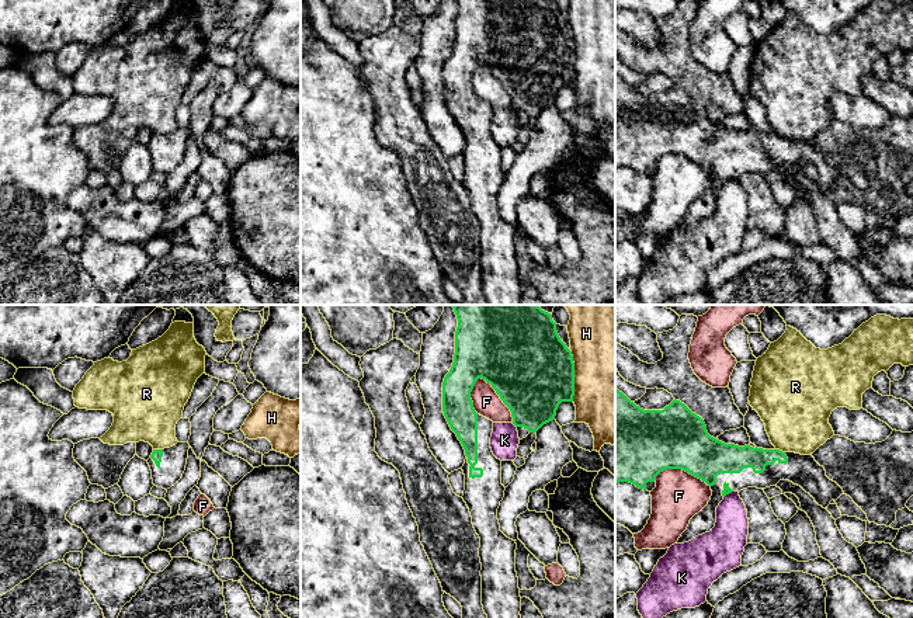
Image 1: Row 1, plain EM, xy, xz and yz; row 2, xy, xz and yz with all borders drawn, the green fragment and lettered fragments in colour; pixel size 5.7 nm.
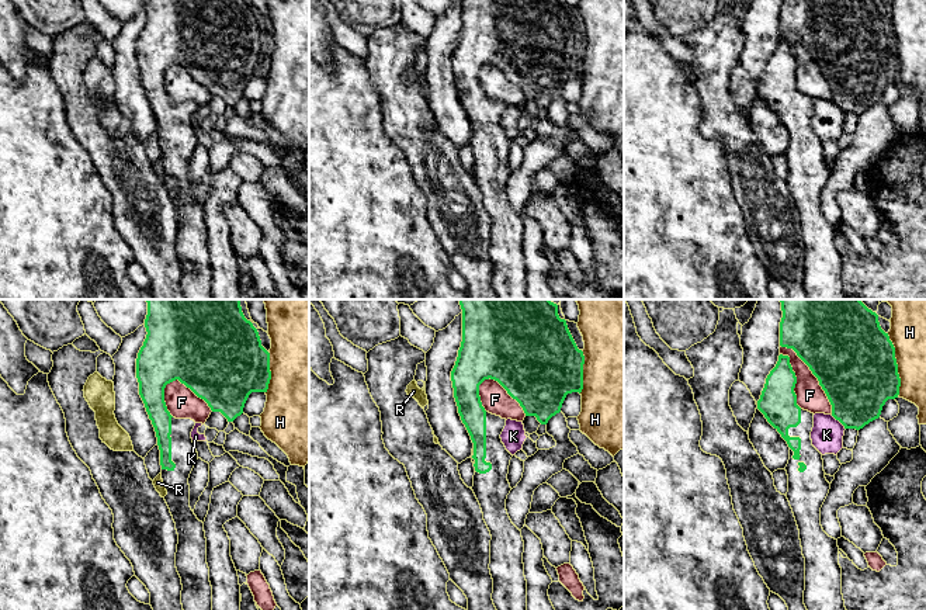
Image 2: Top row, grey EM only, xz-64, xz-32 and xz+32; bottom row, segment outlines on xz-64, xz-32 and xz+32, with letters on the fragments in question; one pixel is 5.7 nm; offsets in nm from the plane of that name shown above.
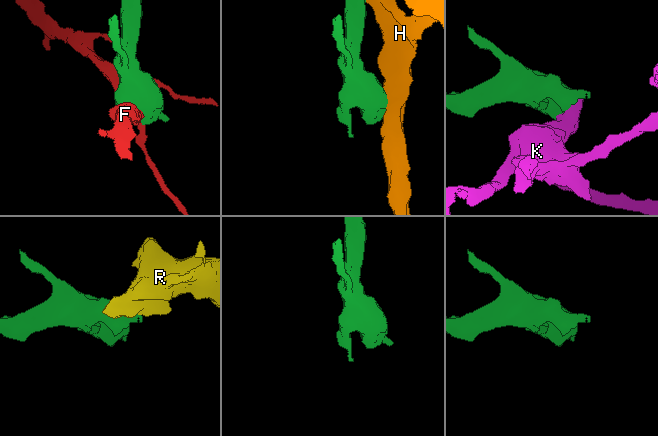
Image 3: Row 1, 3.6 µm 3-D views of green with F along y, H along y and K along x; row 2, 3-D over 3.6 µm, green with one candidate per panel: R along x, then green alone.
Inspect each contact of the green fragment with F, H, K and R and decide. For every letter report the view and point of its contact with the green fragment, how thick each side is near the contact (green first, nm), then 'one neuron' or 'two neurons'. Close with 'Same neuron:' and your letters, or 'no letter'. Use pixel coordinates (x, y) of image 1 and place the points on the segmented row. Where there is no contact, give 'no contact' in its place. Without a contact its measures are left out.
F: meets green in xz at (500, 398); 480 nm thick on the green side, 160 nm on the other; two neurons
H: meets green in xz at (573, 375); 480 nm thick on the green side, 460 nm on the other; two neurons
K: meets green in xz at (514, 424); 380 nm thick on the green side, 160 nm on the other; two neurons
R: meets green in xy at (158, 450); 60 nm thick on the green side, 380 nm on the other; two neurons
Same neuron: no letter

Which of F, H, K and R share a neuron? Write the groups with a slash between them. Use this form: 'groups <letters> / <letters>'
groups F / H / K / R

